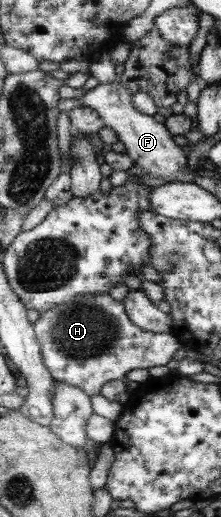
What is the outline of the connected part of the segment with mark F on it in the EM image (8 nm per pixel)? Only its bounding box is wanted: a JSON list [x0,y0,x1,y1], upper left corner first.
[57,78,200,182]

